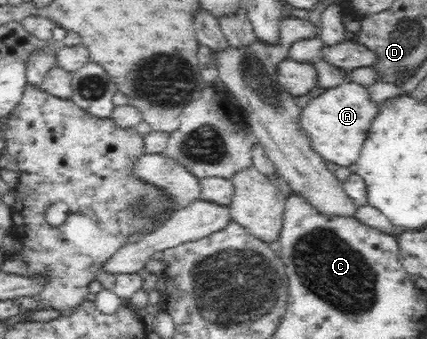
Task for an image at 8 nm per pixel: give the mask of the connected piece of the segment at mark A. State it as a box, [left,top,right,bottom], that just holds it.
[299,79,379,167]

